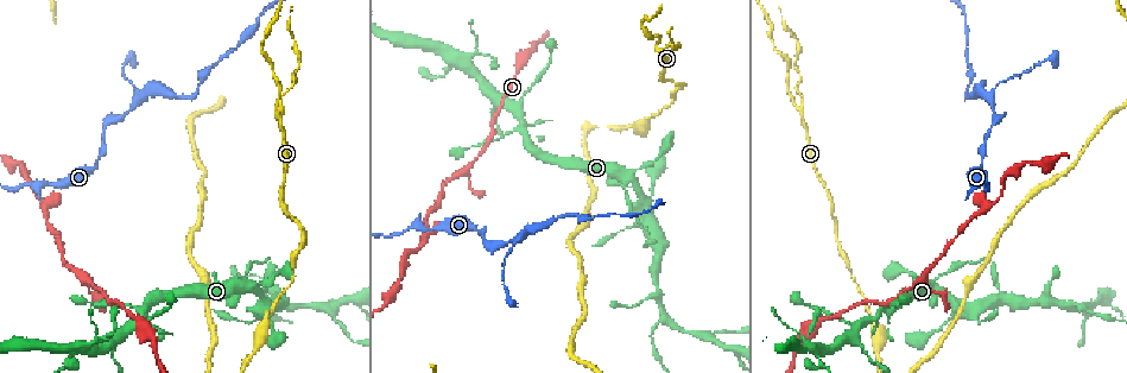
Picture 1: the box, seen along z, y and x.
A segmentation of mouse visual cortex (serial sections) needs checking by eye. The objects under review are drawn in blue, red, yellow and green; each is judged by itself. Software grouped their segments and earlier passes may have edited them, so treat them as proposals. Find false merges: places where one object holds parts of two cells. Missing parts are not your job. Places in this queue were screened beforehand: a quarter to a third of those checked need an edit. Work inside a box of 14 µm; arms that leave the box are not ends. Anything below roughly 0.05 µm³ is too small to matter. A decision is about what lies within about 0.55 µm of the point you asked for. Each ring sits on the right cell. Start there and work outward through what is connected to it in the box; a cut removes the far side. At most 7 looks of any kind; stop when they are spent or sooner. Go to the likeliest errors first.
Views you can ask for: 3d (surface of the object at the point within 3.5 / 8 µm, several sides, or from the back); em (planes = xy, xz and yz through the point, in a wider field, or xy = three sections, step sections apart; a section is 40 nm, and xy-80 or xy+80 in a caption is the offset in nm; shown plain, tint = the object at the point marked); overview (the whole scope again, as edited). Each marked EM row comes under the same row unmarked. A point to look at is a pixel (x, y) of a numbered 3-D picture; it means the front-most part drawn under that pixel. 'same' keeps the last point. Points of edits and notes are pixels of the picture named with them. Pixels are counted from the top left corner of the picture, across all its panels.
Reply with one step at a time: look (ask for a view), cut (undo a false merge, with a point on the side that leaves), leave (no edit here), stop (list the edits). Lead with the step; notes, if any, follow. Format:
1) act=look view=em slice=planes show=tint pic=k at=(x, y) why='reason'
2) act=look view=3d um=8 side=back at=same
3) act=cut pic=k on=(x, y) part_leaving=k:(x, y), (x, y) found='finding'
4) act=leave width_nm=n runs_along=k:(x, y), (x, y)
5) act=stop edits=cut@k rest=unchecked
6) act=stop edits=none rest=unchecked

act=look view=em slice=xy step=5 show=tint pic=1 at=(663, 51) why='side arm on a straight run'

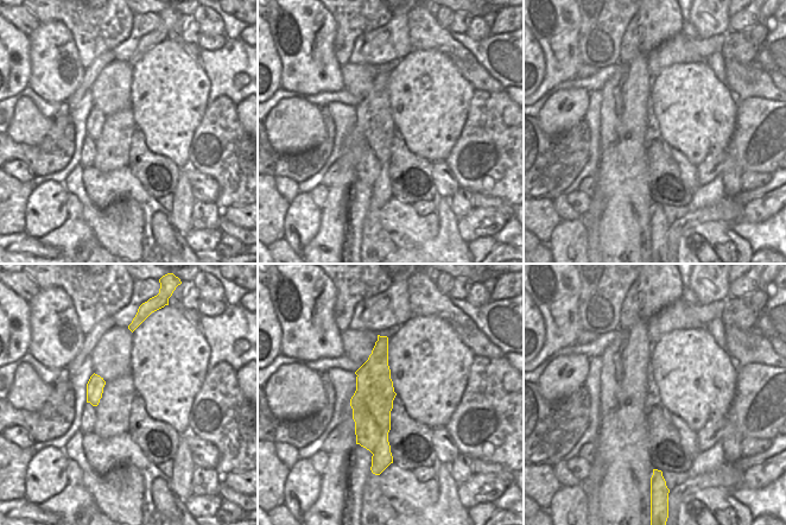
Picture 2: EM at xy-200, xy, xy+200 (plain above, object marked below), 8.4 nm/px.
act=look view=3d um=3.5 at=same why='see where the arms go'

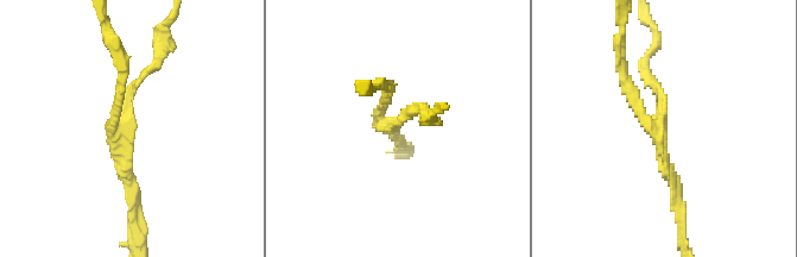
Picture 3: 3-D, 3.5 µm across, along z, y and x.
act=cut pic=3 on=(649, 79) width_nm=340 border=2:(357, 374), (378, 425), (367, 447) found='a second cell is stuck on'

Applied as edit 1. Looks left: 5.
act=look view=overview why='redraw'

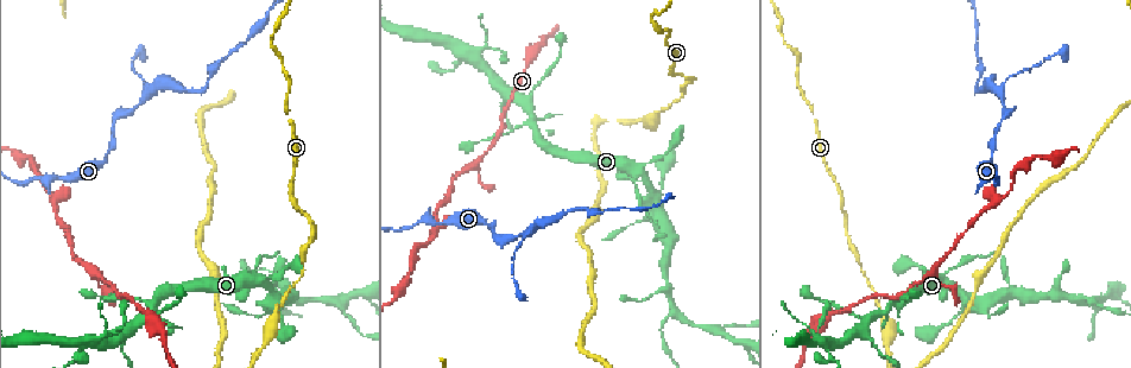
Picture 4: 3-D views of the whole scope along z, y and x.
act=look view=3d um=3.5 pic=4 at=(1000, 93) why='sudden change in width'

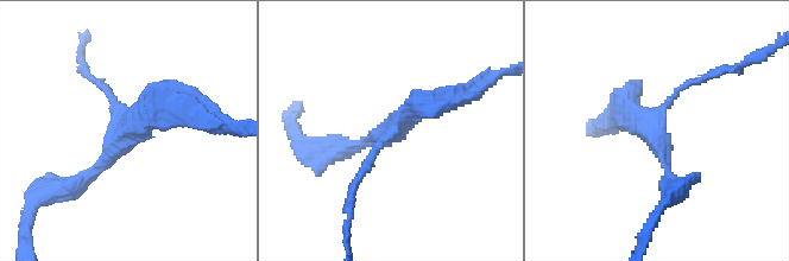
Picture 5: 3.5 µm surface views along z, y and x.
act=look view=em slice=planes show=tint pic=5 at=(652, 130) arms=3 arm_widths_nm=100,150,300

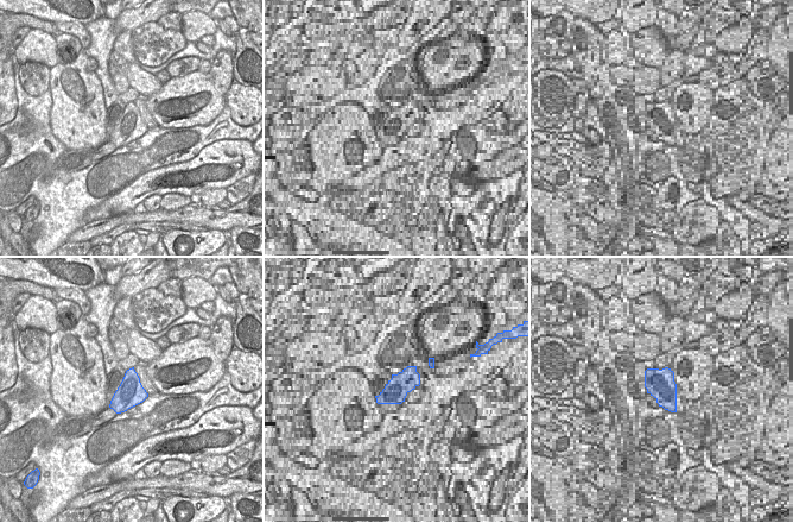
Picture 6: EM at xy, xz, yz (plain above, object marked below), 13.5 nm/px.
act=leave width_nm=360 runs_along=5:(76, 185), (152, 104), (185, 108) found='all the same cell'

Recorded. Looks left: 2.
act=look view=3d um=3.5 side=back pic=4 at=(299, 304) why='abrupt turn'

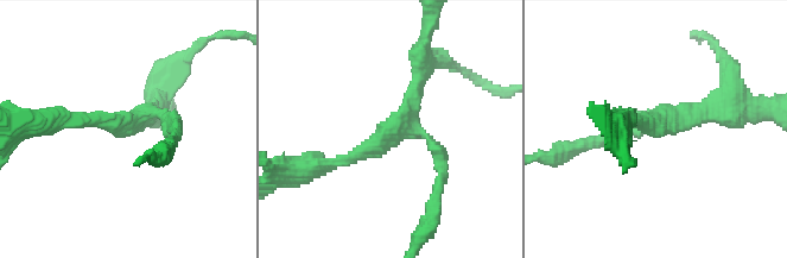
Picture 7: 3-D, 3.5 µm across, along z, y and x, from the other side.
act=look view=em slice=xy step=5 show=tint pic=7 at=(405, 119) arms=3 arm_widths_nm=200,200,300 why='now the EM'

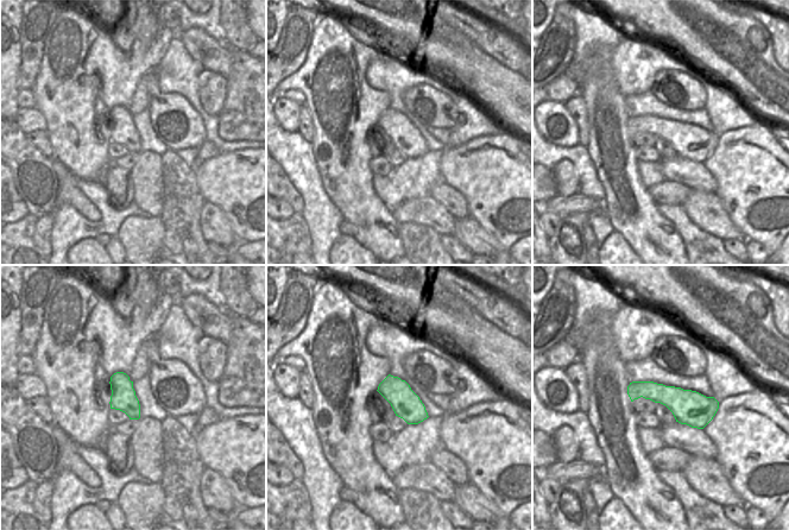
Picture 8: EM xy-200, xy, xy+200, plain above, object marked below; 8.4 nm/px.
act=cut pic=7 on=(443, 169) part_leaving=7:(429, 137), (443, 177), (425, 232) found='a second cell is stuck on'

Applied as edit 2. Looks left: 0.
act=stop edits=cut@3,cut@7 rest=unchecked

